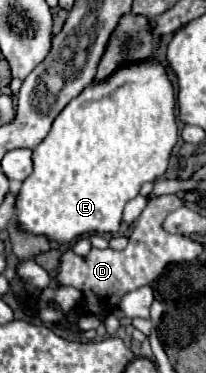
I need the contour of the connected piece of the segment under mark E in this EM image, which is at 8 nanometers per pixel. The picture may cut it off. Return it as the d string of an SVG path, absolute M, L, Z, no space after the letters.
M154 57L152 59L146 59L146 61L138 61L138 63L126 63L126 65L120 65L110 77L102 79L102 81L92 81L90 85L86 85L82 89L82 93L78 97L74 97L62 111L60 115L54 119L52 123L52 129L48 133L48 137L32 151L32 161L34 161L34 171L30 173L30 177L20 185L20 191L18 191L18 201L16 201L16 207L18 207L18 221L20 225L30 231L30 233L38 233L38 235L46 235L46 237L52 237L56 239L58 243L72 243L76 241L80 235L84 233L116 233L118 227L120 227L120 221L122 221L122 211L124 211L124 205L128 201L132 201L140 187L146 183L146 181L154 181L158 177L162 177L168 169L168 159L170 159L170 153L174 149L178 141L178 127L176 127L176 99L174 99L174 87L172 87L172 81L168 77L168 69L164 63L156 61Z

